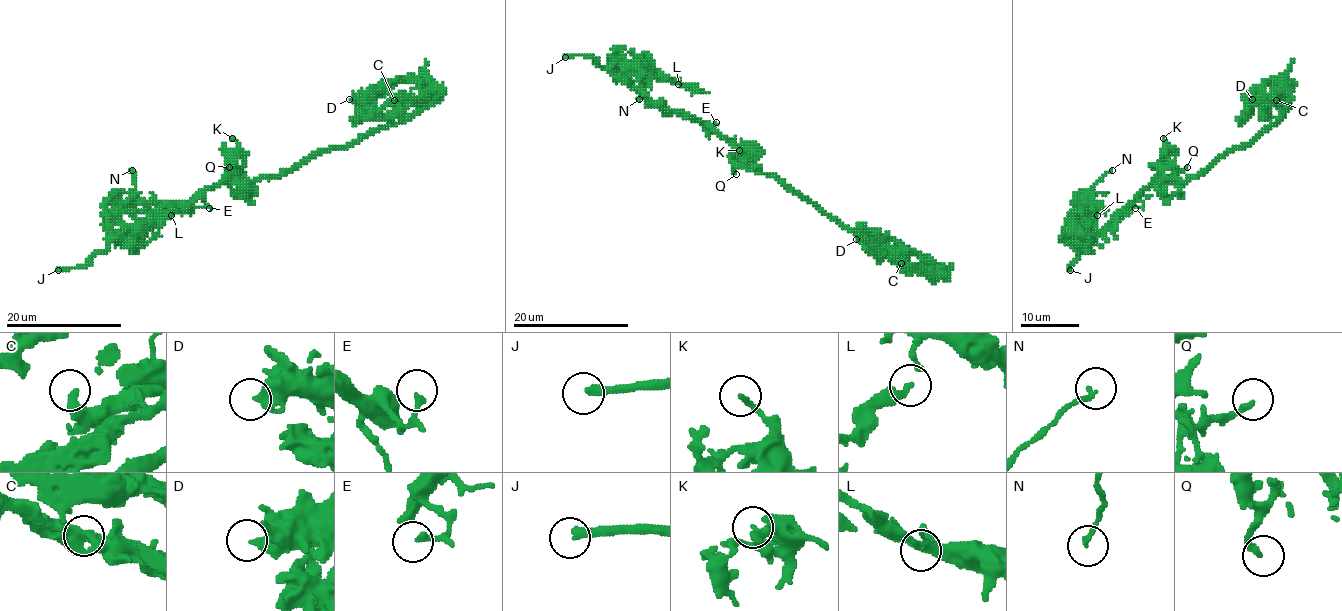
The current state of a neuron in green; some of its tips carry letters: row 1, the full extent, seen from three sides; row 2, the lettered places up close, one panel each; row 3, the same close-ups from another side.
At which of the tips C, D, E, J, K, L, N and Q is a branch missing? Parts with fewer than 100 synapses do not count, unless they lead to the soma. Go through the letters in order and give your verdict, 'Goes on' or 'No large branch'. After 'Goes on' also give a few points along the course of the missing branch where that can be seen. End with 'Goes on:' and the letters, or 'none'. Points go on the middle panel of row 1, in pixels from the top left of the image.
C: No large branch
D: No large branch
E: No large branch
J: Goes on
K: No large branch
L: No large branch
N: No large branch
Q: No large branch
Goes on: J

